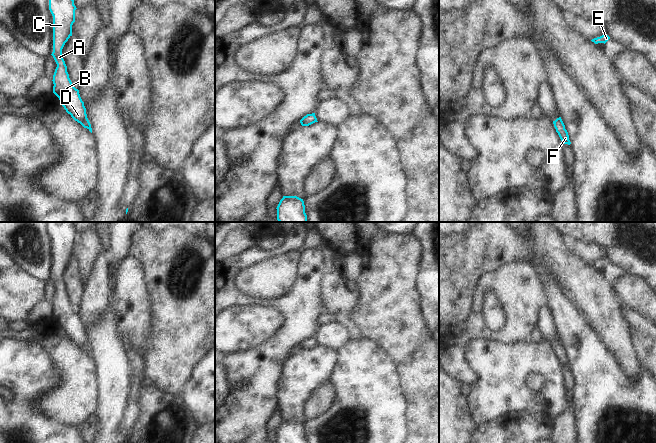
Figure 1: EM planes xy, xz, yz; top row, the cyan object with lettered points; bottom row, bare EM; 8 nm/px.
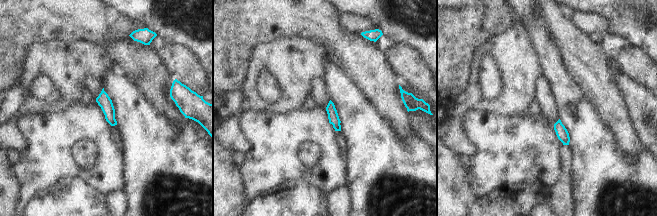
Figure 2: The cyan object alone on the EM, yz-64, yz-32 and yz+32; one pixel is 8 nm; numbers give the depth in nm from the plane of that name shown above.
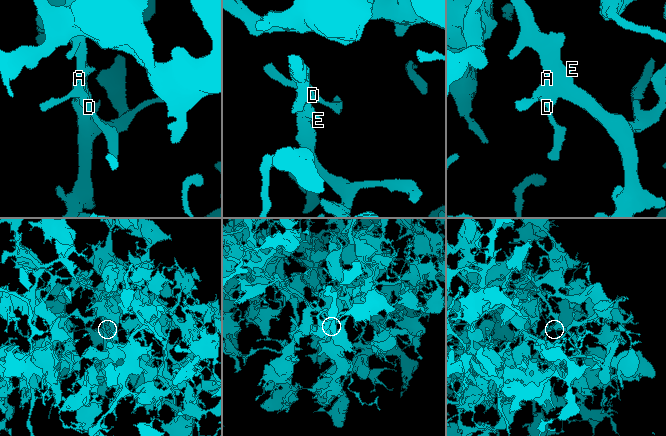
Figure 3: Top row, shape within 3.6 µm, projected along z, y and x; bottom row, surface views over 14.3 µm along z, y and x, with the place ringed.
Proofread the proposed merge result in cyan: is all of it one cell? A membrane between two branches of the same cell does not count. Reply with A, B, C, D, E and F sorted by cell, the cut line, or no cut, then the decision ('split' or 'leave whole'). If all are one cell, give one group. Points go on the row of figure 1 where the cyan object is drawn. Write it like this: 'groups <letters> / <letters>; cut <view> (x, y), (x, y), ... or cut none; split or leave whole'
groups A B C D E F; cut none; leave whole

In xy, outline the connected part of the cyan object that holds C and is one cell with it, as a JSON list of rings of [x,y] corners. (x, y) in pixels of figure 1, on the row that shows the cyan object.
[[[49,0],[49,10],[53,16],[53,52],[51,55],[57,64],[52,80],[53,93],[59,98],[66,112],[92,133],[84,102],[80,97],[79,90],[73,86],[69,78],[62,56],[62,49],[72,36],[76,9],[74,0]]]

